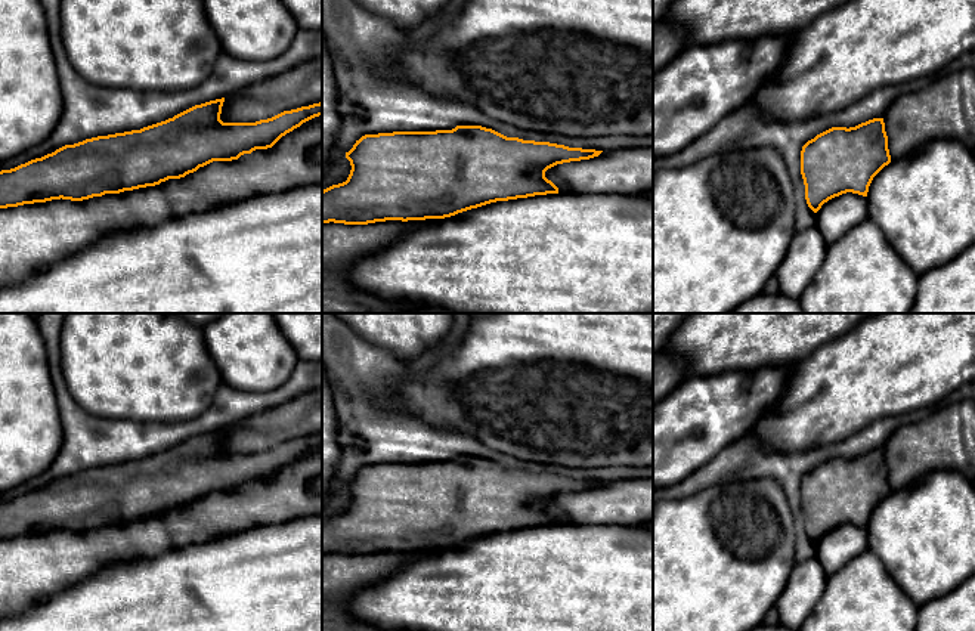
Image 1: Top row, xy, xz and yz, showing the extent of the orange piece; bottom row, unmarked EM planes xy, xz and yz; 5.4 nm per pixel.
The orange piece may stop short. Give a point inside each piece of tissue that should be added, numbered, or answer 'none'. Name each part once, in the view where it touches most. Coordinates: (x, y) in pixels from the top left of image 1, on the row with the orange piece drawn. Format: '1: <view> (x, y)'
none

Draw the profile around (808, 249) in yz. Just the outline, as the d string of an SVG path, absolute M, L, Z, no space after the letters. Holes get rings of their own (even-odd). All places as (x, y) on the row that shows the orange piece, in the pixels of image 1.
M815 226L796 232L786 259L776 273L780 291L787 297L801 300L805 288L824 262L827 248L826 239Z

